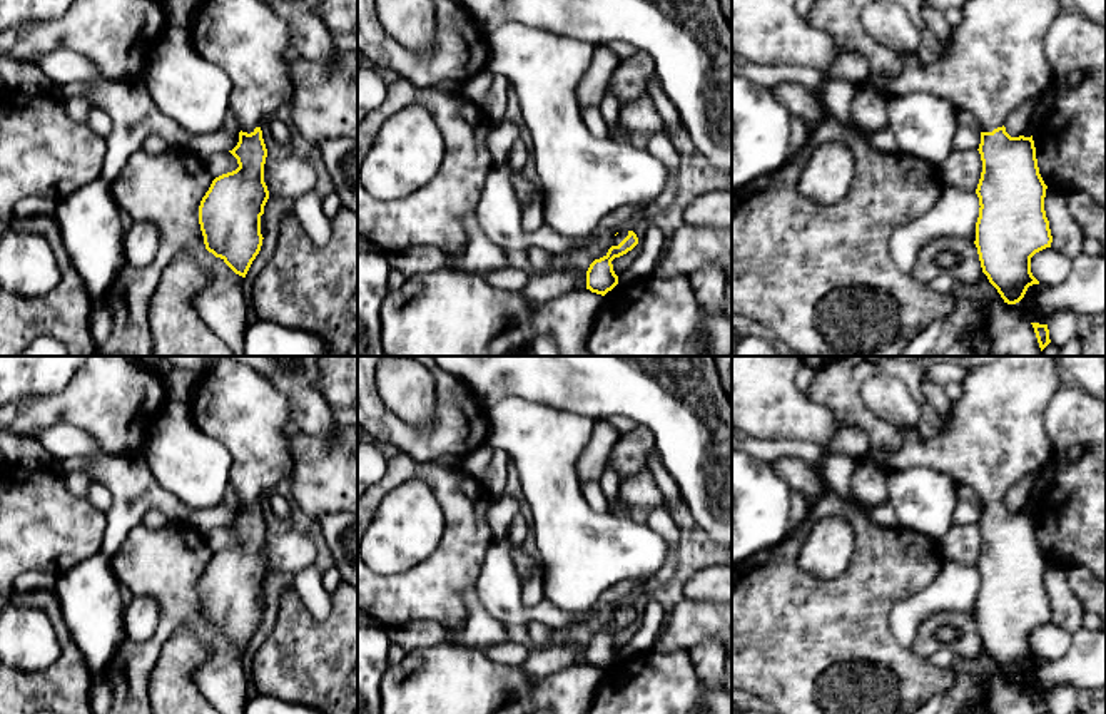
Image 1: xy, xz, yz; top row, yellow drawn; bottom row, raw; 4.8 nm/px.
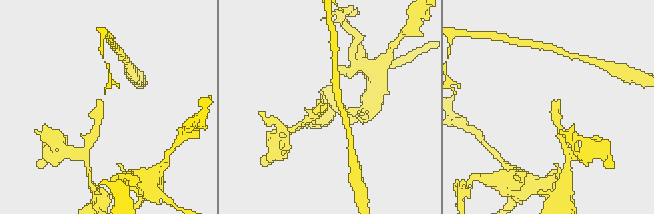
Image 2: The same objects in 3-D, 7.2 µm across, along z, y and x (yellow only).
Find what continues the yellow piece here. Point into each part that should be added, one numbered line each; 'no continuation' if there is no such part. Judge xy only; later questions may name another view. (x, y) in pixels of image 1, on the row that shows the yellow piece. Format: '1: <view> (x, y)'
1: xy (246, 39)

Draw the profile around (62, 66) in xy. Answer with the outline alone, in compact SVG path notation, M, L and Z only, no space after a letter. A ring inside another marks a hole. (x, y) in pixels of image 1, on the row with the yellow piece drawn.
M67 48L45 54L35 64L53 85L97 82L104 79L87 57Z

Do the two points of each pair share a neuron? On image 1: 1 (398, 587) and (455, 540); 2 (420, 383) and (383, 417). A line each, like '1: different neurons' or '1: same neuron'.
1: same neuron
2: different neurons

